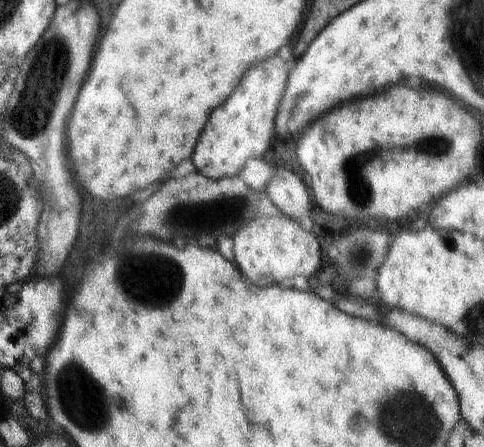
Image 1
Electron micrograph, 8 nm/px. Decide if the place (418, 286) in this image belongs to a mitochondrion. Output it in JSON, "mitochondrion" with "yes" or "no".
{"mitochondrion":"no"}

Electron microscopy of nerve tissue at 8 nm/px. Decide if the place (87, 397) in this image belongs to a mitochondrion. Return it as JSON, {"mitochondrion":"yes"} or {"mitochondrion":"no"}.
{"mitochondrion":"yes"}

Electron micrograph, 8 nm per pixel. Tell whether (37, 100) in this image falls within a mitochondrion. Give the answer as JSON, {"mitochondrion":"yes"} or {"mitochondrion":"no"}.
{"mitochondrion":"yes"}

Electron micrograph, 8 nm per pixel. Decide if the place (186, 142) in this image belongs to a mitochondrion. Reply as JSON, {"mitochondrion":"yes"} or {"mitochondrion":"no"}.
{"mitochondrion":"no"}

